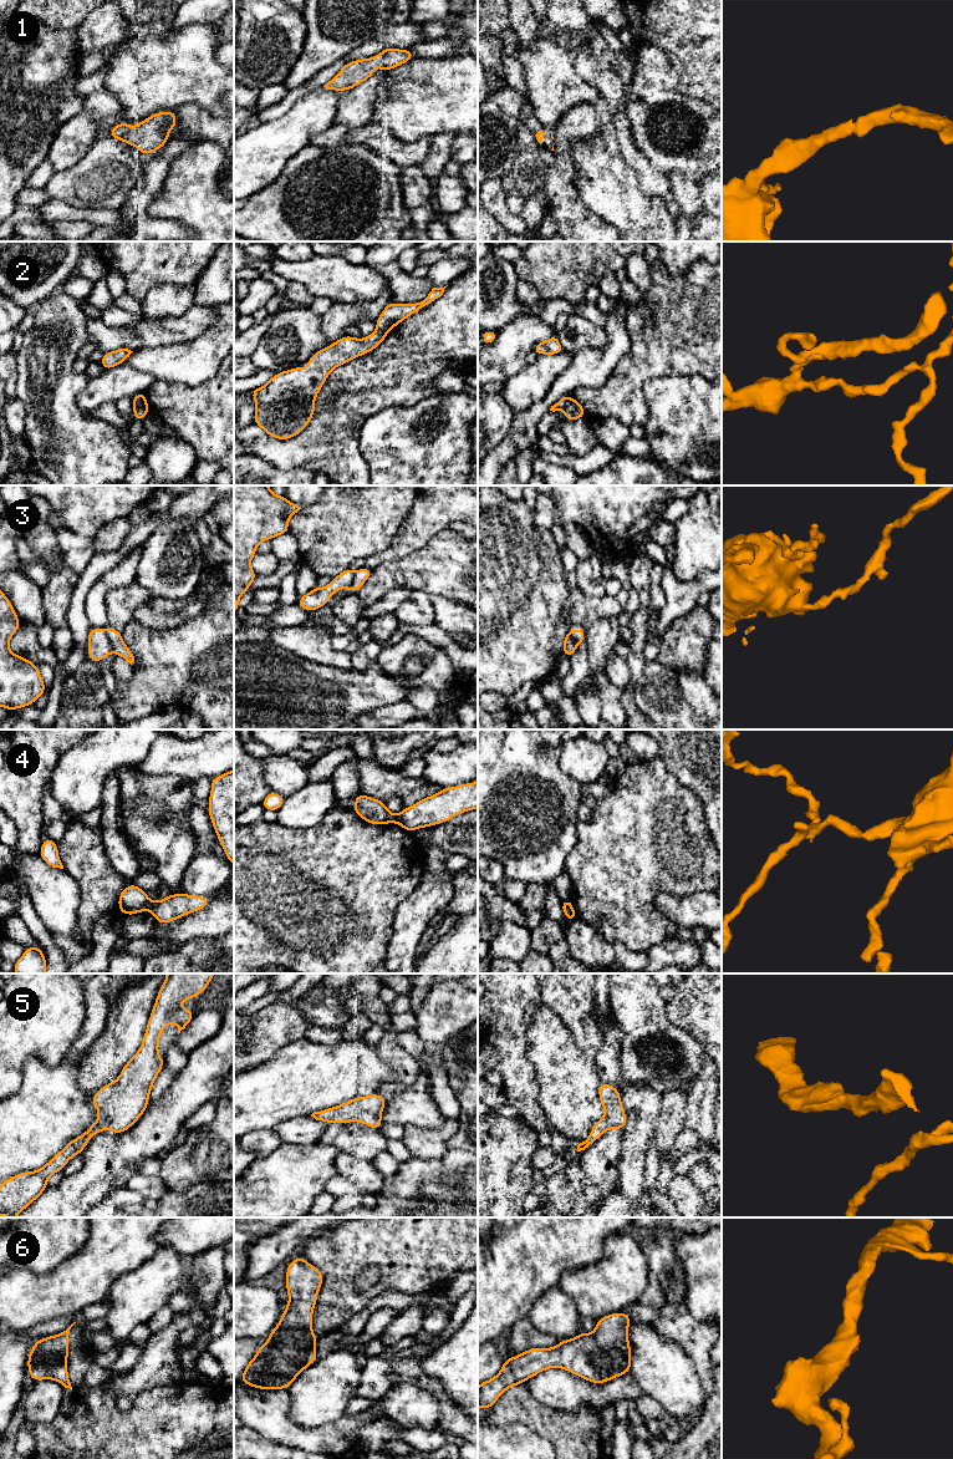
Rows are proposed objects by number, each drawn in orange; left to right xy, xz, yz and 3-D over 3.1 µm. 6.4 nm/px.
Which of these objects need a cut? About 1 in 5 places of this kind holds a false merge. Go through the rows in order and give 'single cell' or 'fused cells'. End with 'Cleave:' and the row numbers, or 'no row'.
1: single cell
2: fused cells
3: fused cells
4: fused cells
5: single cell
6: single cell
Cleave: 2, 3, 4

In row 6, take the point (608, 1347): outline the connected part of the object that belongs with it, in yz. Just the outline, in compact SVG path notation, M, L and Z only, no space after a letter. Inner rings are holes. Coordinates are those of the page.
M625 1312L610 1313L596 1321L592 1333L580 1332L575 1338L560 1341L554 1348L530 1348L515 1357L506 1358L500 1372L478 1386L478 1407L483 1410L494 1405L509 1388L521 1384L549 1368L564 1368L590 1383L606 1383L625 1373L631 1373L631 1344L628 1326L632 1318Z

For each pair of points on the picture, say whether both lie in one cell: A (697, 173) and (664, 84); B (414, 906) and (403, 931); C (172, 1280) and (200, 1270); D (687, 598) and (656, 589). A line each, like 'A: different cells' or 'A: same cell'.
A: same cell
B: same cell
C: different cells
D: different cells

